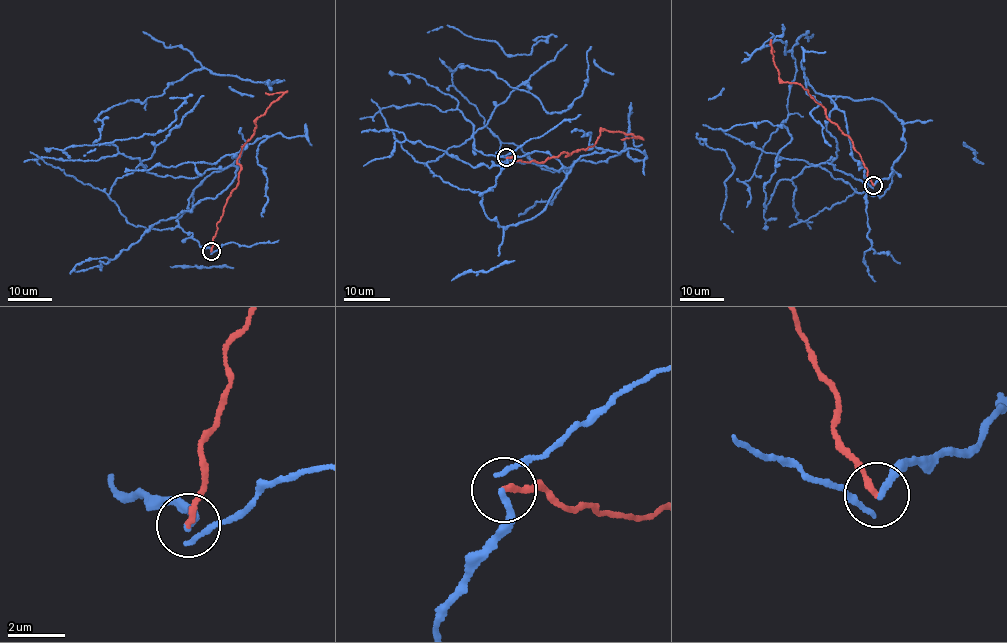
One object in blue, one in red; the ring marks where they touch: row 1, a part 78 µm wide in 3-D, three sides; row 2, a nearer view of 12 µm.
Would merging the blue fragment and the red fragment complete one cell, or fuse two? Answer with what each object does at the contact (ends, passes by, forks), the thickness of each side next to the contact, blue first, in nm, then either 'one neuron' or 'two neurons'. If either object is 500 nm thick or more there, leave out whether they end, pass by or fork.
blue passes by; red ends there; 160 nm thick on the blue side, 190 nm on the other; two neurons

